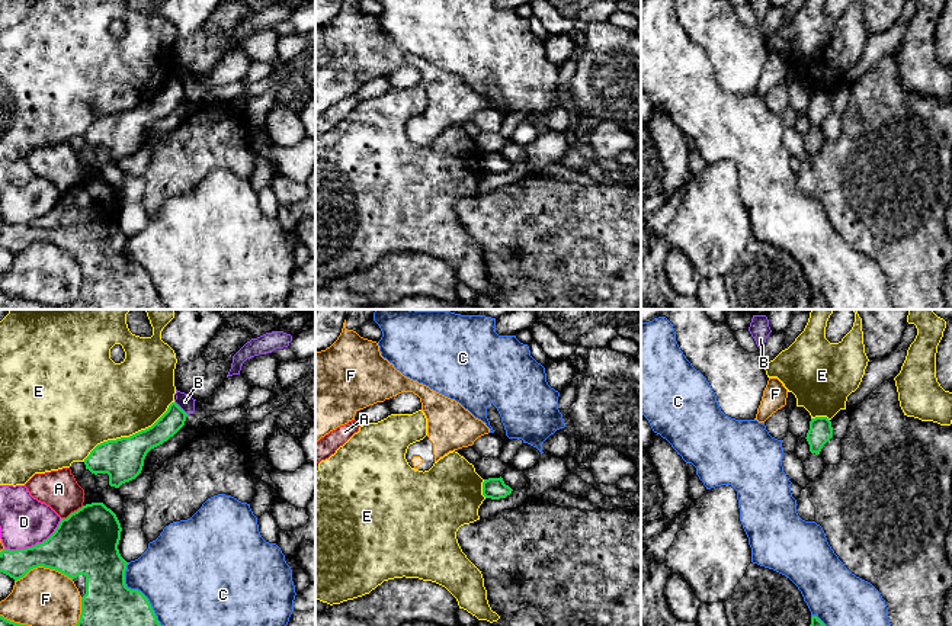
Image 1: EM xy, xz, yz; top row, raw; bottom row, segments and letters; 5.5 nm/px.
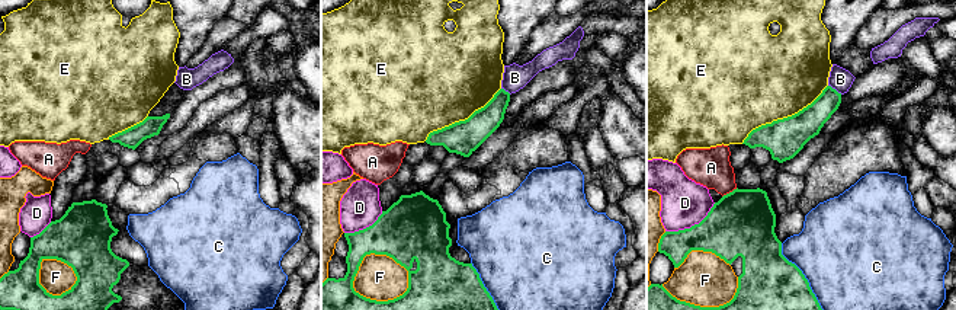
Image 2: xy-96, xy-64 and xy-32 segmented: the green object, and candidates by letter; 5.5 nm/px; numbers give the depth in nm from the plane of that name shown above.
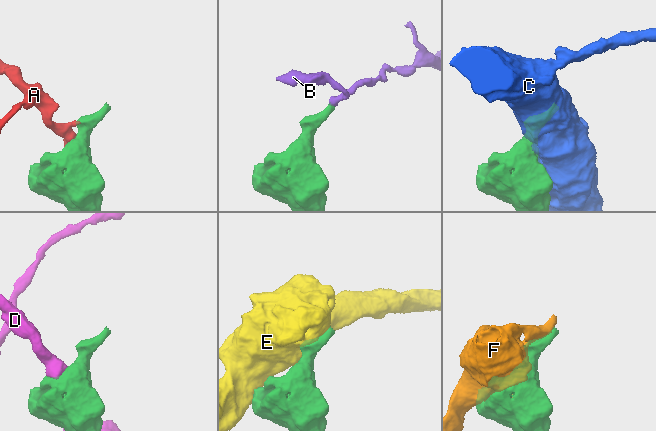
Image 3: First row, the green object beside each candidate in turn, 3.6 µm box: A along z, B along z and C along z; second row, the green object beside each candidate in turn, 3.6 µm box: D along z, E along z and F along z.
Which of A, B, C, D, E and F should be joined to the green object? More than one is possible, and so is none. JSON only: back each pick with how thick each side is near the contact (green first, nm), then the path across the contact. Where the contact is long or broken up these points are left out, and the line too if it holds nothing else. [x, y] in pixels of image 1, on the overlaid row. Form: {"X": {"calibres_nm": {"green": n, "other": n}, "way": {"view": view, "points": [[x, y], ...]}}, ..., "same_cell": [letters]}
{"same_cell": []}

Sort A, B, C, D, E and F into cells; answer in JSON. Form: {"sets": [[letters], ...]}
{"sets": [["A"], ["B"], ["C"], ["D"], ["E"], ["F"]]}

